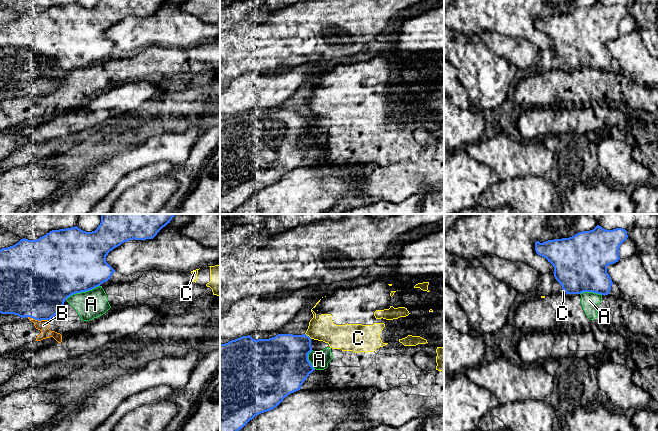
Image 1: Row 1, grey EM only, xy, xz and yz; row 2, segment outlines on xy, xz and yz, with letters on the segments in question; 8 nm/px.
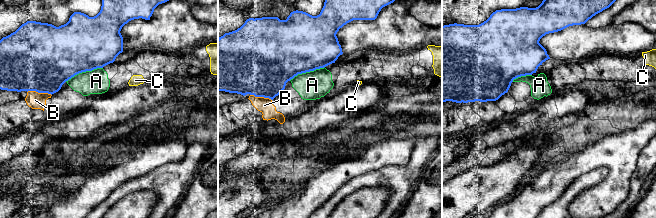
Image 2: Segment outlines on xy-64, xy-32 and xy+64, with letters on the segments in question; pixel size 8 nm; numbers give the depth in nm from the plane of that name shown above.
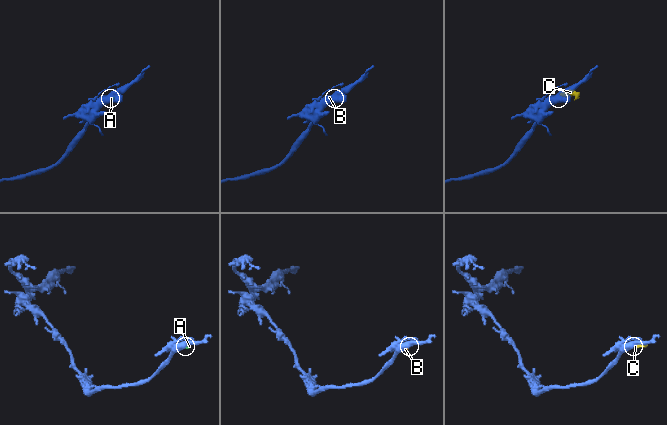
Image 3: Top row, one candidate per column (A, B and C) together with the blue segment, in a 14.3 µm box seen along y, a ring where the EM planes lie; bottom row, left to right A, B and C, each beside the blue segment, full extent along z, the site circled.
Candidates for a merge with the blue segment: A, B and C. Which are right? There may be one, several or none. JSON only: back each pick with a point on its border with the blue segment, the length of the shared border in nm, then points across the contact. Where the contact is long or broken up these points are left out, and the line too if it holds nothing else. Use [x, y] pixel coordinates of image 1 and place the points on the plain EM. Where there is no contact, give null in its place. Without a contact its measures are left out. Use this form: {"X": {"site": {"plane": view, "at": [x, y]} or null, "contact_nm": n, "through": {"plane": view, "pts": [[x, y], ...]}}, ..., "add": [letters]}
{"add": []}

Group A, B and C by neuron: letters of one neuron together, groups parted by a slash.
A B C

